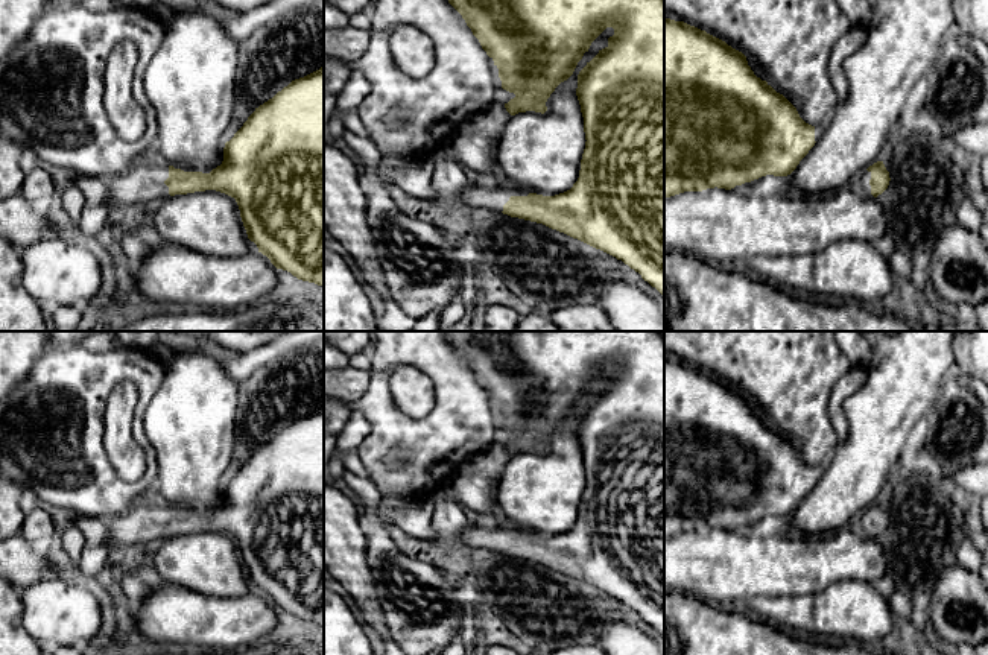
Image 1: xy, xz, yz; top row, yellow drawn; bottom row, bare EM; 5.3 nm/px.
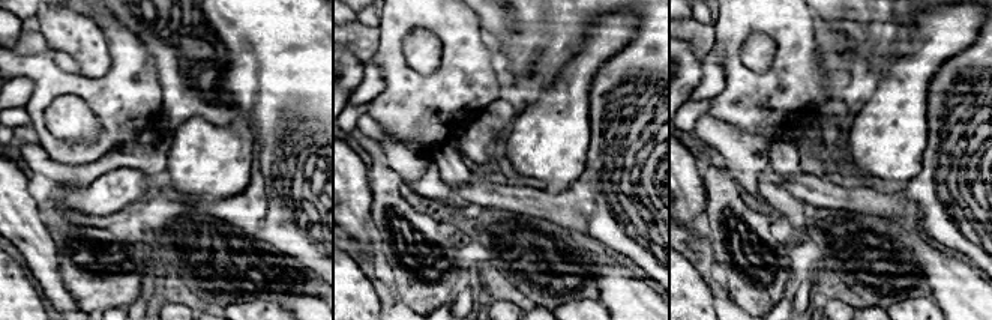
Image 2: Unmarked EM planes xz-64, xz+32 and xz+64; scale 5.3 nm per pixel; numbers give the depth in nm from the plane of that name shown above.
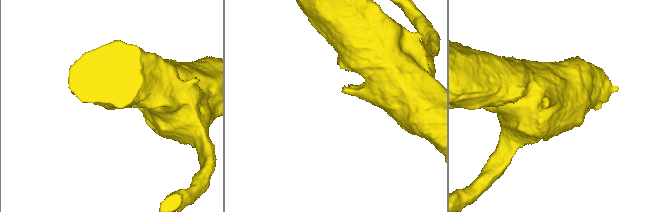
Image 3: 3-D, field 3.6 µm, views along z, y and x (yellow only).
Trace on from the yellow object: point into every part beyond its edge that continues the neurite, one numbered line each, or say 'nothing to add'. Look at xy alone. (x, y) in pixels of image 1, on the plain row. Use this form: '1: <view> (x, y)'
1: xy (142, 523)

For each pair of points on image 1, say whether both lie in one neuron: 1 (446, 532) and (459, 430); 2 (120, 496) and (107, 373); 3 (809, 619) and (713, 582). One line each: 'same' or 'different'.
1: different
2: same
3: different

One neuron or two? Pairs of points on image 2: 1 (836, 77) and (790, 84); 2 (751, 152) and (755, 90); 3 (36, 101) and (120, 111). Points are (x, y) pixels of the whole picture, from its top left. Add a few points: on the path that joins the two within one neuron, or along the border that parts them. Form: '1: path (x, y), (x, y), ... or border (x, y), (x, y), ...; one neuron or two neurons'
1: border (815, 44), (824, 72), (826, 99), (821, 104); two neurons
2: border (719, 120), (745, 131), (761, 132), (775, 140); two neurons
3: path (57, 86), (81, 86), (99, 93); one neuron

